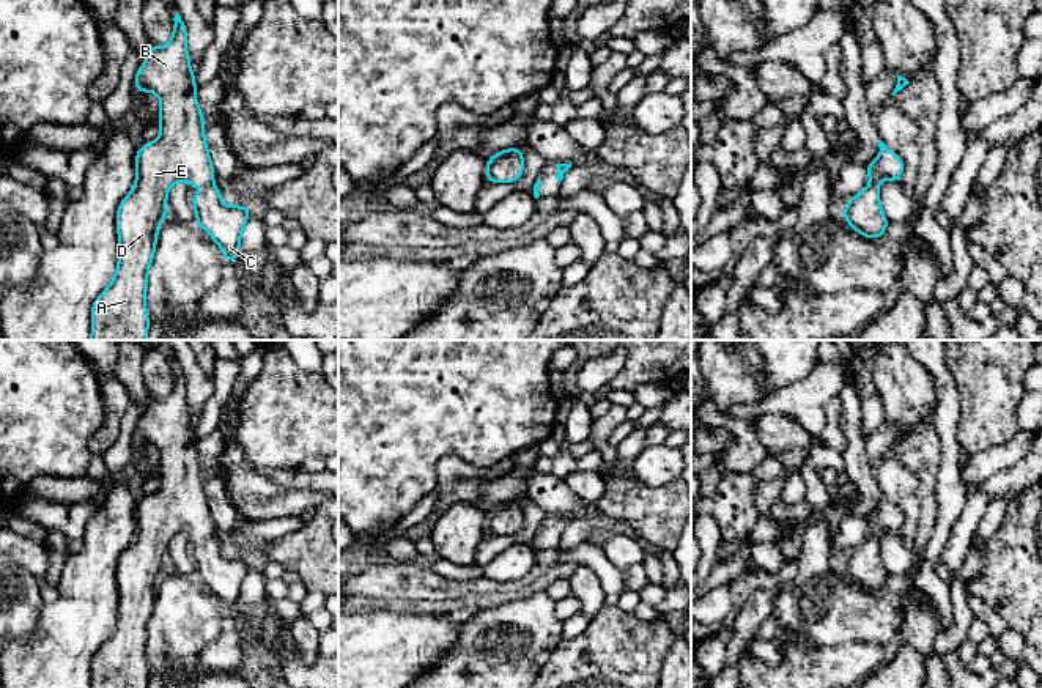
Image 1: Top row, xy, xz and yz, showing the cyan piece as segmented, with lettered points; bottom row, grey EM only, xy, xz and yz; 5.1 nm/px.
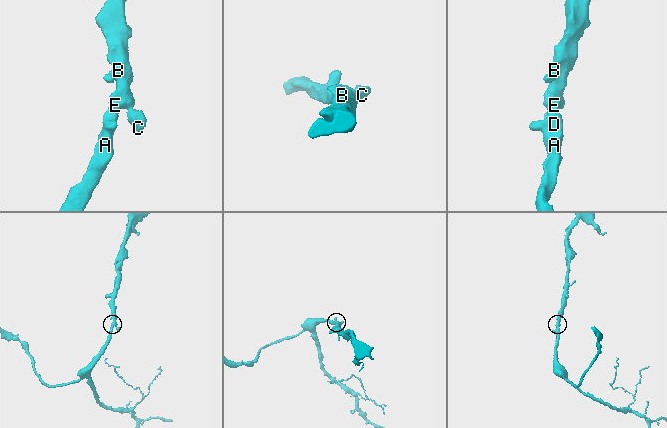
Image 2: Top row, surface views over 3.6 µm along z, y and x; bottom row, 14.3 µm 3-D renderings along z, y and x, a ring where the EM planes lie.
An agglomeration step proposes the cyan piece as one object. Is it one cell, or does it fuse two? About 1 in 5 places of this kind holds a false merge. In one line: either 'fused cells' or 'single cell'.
single cell

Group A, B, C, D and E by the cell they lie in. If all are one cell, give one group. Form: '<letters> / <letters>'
A B C D E

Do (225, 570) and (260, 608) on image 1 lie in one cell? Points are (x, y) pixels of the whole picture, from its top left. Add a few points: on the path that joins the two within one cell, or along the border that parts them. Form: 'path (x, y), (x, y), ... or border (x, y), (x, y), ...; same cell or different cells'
path (227, 586), (230, 602), (240, 611), (244, 611); same cell

